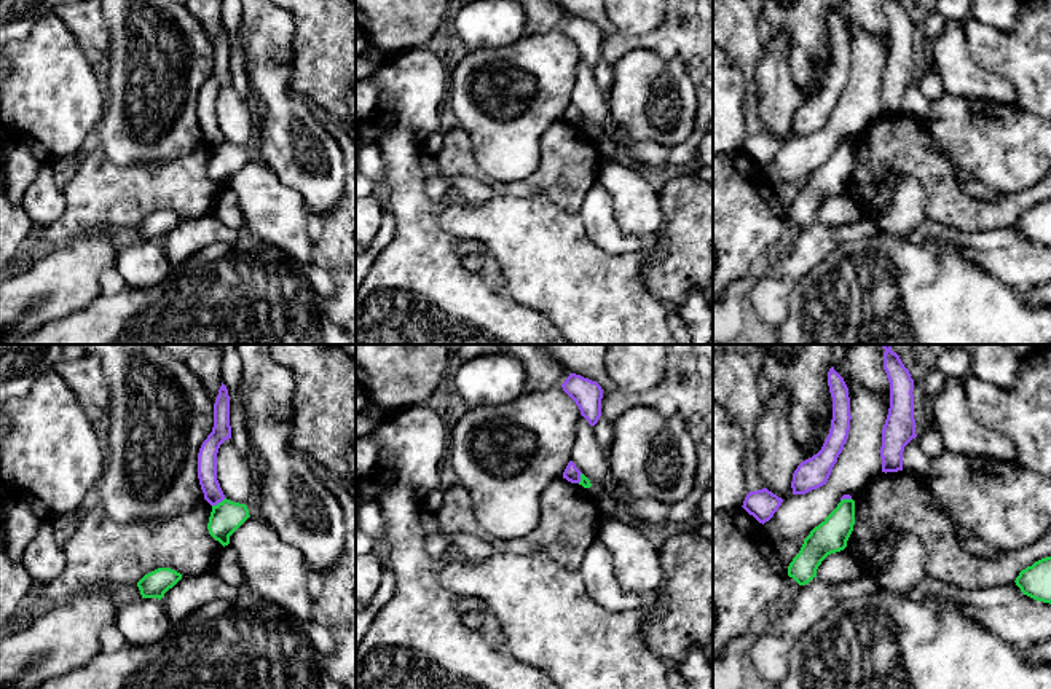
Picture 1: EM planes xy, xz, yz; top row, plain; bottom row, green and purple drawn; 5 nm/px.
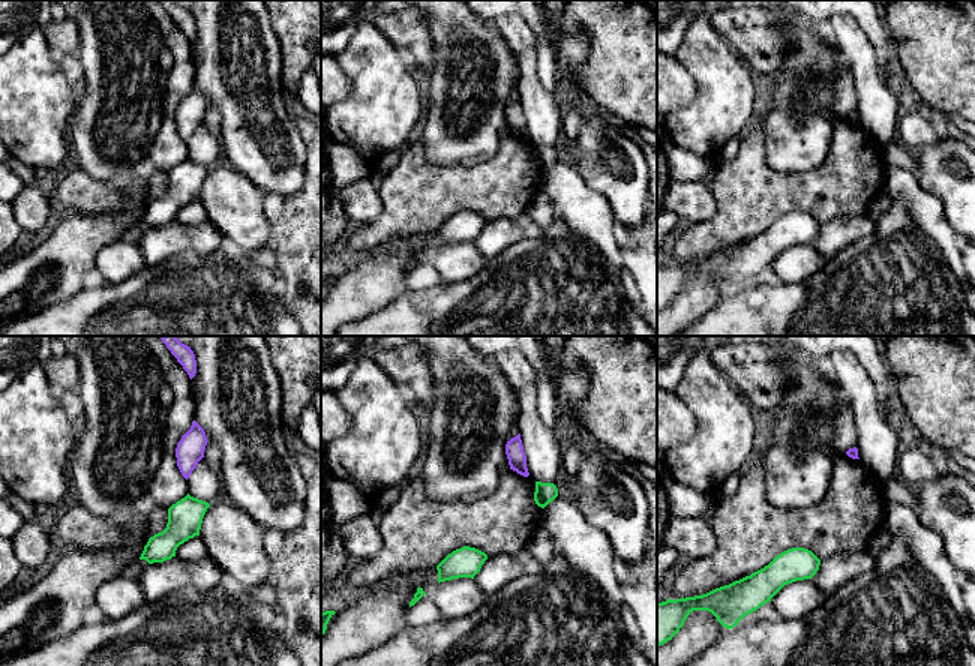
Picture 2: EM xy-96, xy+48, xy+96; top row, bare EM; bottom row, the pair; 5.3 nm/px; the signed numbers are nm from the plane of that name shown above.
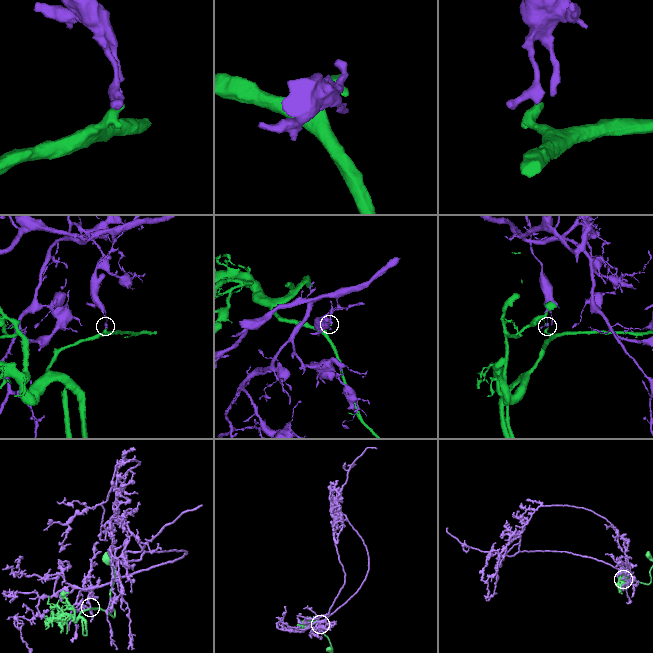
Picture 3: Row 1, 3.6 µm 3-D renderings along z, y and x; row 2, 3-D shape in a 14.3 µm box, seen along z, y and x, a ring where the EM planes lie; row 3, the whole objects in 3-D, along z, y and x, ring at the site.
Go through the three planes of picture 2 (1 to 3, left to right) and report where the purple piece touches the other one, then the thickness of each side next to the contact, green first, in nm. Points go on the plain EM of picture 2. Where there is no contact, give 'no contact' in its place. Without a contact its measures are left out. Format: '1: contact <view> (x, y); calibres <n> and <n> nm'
1: no contact
2: no contact
3: no contact

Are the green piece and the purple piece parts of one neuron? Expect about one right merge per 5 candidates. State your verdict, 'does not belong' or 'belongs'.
does not belong

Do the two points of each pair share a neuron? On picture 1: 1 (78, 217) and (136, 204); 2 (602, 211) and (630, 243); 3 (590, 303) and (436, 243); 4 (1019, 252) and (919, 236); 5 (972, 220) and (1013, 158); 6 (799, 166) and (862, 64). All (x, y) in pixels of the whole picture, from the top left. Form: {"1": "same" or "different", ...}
{"1": "same", "2": "same", "3": "different", "4": "same", "5": "different", "6": "same"}

